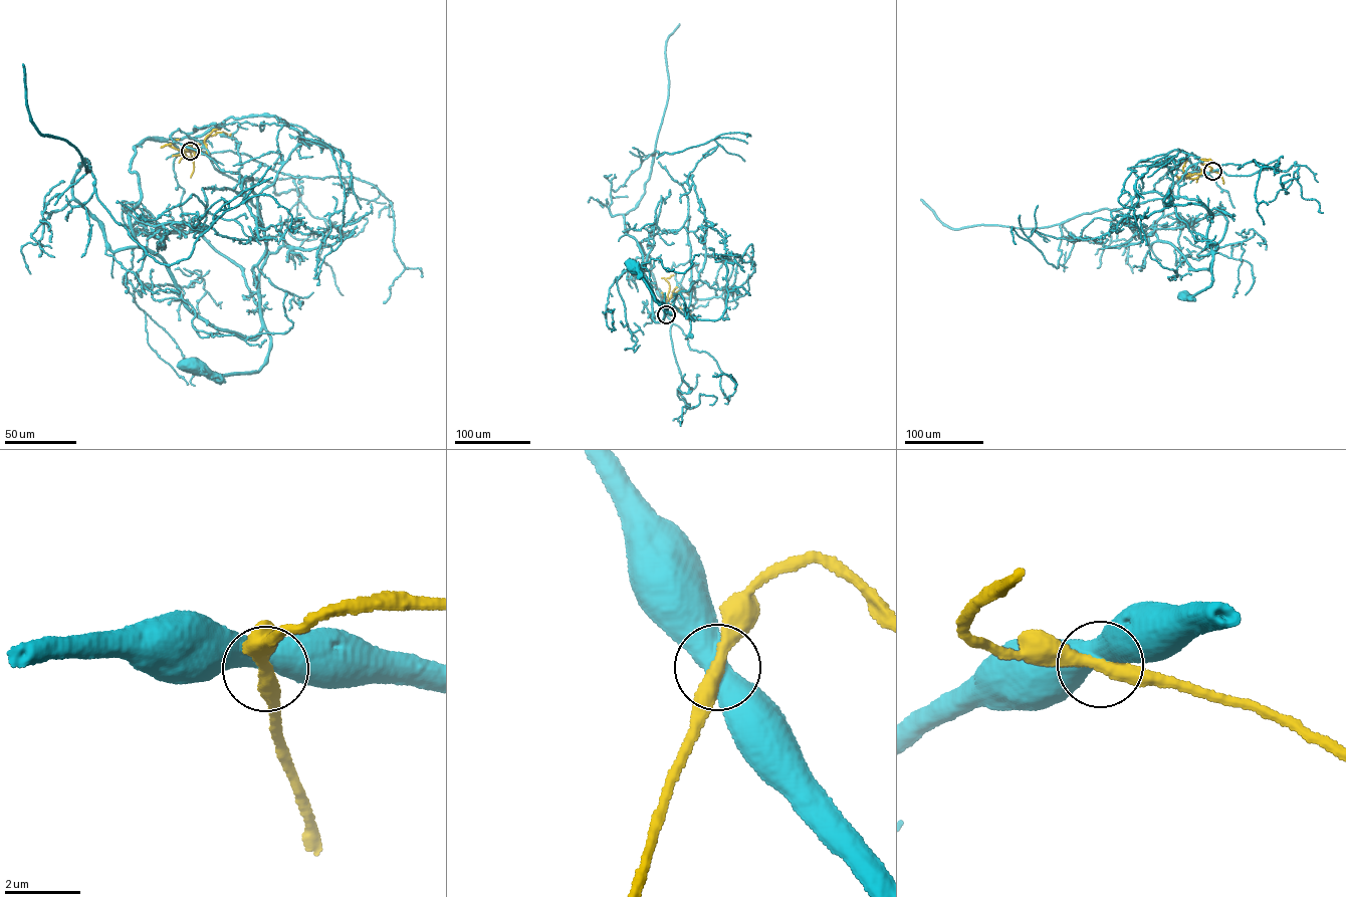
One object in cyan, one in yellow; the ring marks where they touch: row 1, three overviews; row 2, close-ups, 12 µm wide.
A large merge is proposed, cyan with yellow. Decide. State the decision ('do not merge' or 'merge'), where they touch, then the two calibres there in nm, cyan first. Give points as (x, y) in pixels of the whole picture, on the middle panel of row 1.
merge | (666, 314) | 550/320 nm

